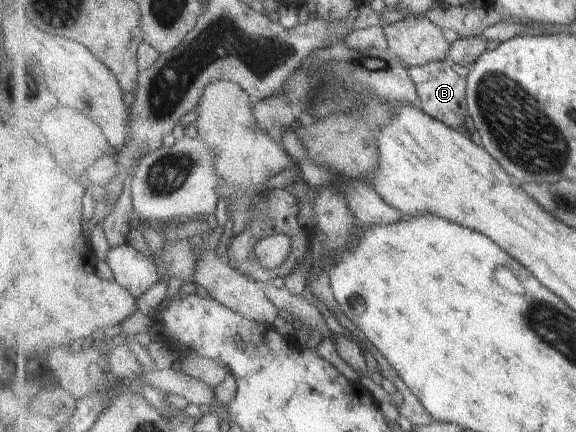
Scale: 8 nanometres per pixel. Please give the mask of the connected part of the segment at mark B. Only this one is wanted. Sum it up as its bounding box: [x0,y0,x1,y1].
[407,60,470,130]

